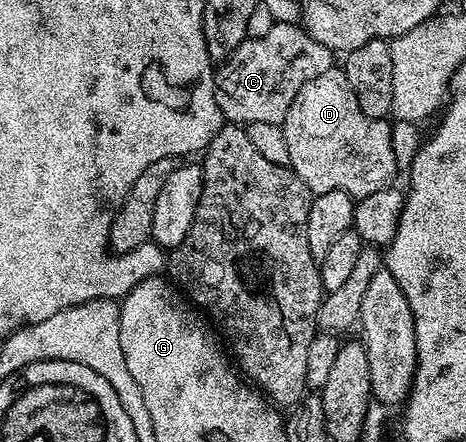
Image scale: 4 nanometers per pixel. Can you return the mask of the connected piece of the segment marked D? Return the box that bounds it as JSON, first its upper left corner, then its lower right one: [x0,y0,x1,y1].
[281,67,397,201]

